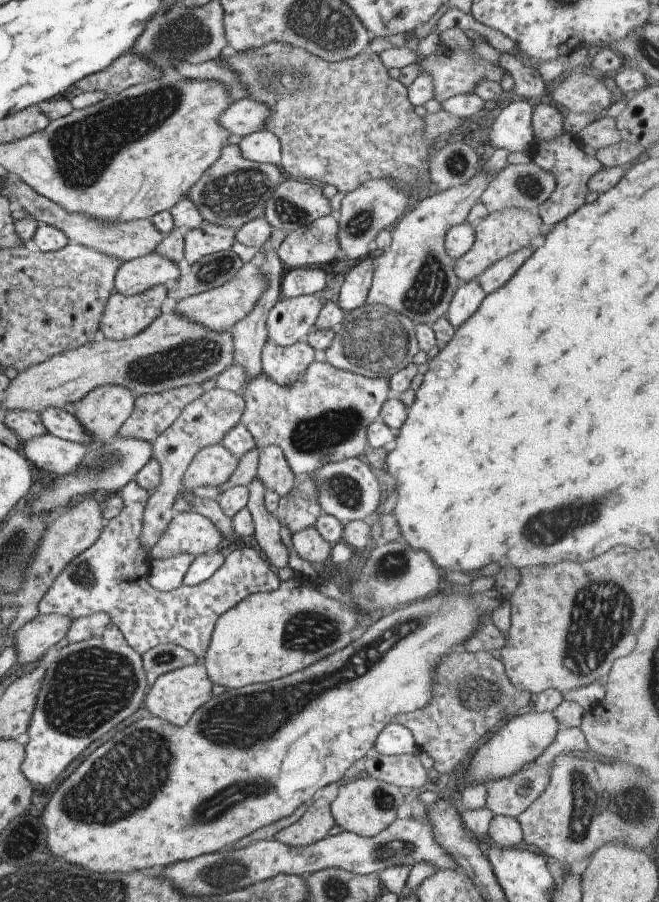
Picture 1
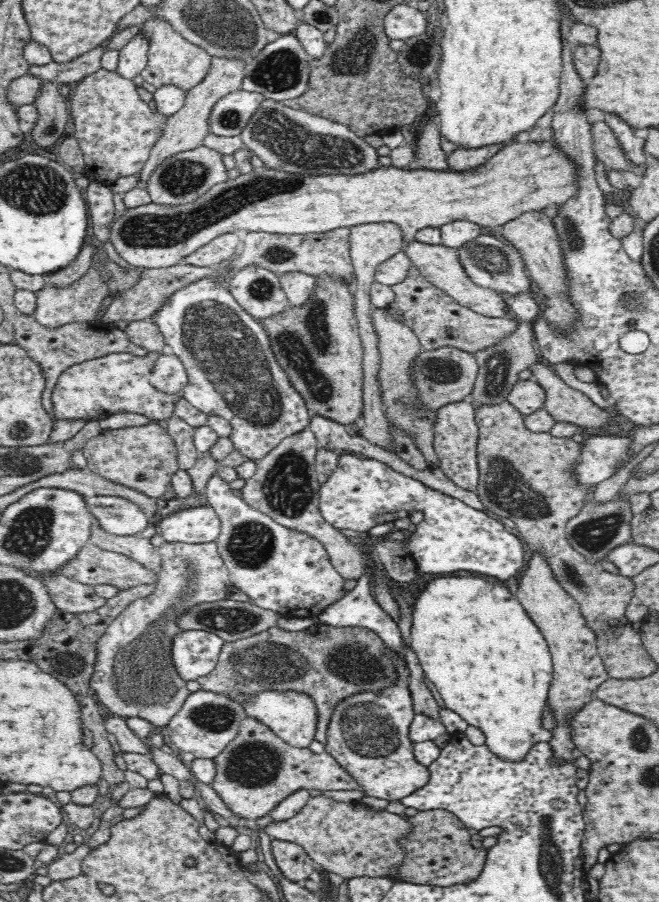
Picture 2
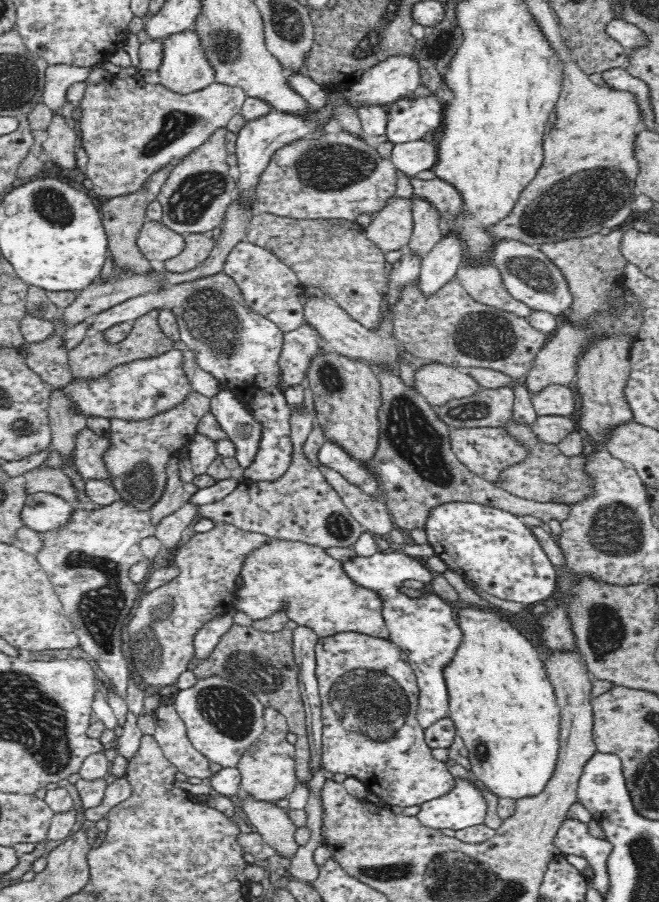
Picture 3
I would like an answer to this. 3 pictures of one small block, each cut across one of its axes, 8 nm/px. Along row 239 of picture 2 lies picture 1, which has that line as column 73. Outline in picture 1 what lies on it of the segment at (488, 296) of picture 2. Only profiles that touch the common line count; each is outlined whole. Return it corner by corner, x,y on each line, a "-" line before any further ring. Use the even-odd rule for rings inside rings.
98,386
74,403
71,416
95,443
106,443
117,436
117,430
133,410
137,396
123,386

